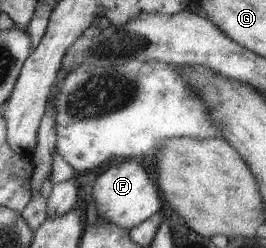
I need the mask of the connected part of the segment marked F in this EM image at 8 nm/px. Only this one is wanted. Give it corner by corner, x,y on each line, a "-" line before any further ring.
127,159
107,168
97,176
95,184
90,189
98,218
103,218
109,224
121,226
124,230
138,226
163,208
163,199
154,173
146,160

